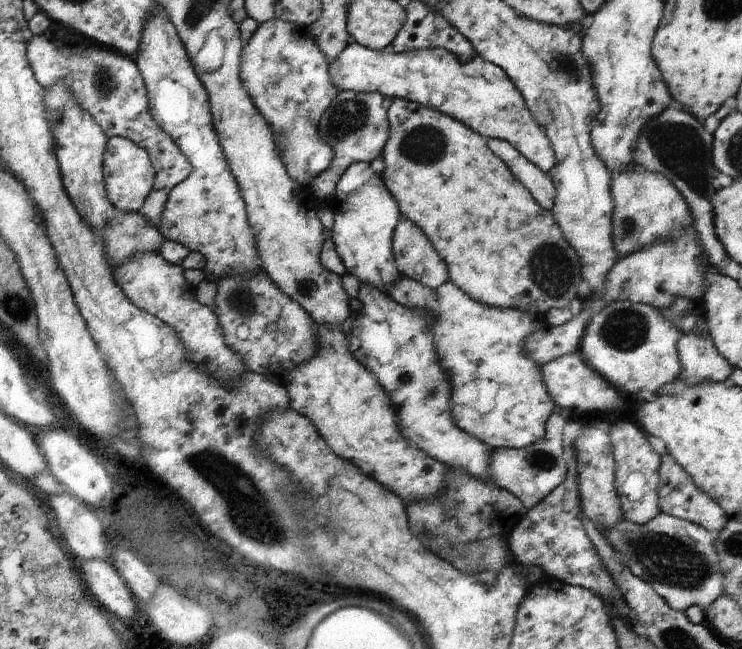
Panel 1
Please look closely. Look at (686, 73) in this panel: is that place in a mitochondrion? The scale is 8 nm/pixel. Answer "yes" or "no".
no

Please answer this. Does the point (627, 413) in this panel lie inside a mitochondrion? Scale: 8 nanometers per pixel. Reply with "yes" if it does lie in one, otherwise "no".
no

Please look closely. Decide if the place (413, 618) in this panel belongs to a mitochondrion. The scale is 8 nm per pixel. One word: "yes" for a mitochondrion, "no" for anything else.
no

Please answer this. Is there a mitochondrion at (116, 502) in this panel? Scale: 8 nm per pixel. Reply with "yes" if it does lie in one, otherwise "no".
no

